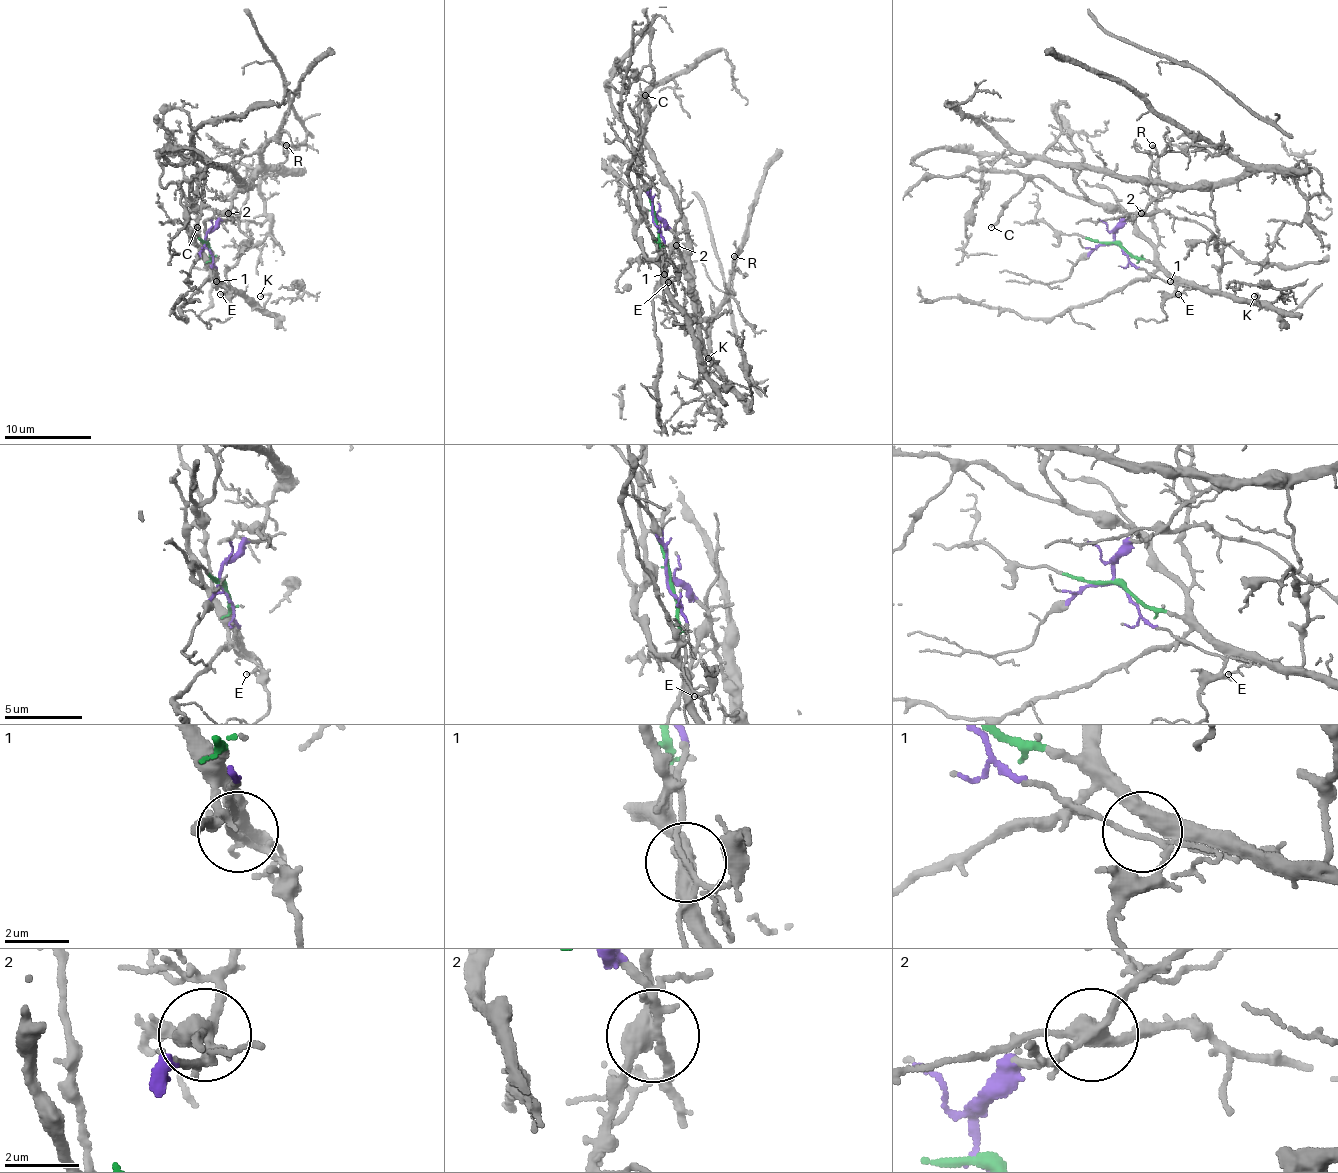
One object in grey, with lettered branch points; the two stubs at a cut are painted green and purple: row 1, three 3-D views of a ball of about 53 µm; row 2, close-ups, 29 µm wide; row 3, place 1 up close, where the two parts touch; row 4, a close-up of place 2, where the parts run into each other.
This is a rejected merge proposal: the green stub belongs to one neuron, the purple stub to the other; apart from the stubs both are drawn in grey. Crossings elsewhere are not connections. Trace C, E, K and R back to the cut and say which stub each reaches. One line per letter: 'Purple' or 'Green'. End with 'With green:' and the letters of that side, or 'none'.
C: Green
E: Purple
K: Green
R: Purple
With green: C, K

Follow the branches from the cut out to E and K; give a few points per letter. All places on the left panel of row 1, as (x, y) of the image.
E: (206, 245), (215, 266), (215, 281), (228, 288), (219, 295)
K: (206, 245), (211, 253), (211, 266), (221, 281), (258, 308), (269, 297), (261, 297)

